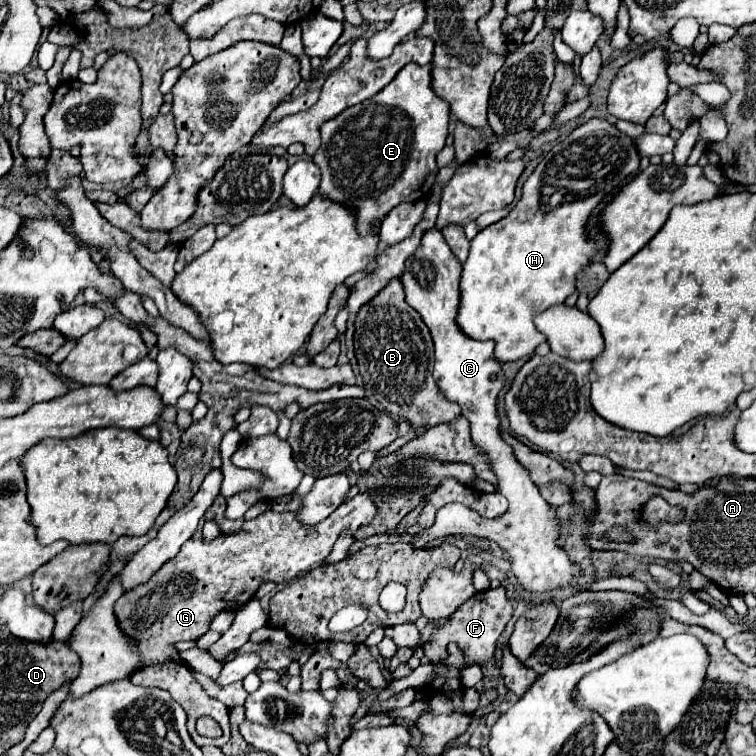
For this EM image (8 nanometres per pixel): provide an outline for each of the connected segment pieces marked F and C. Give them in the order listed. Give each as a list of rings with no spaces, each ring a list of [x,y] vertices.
[[[503,586],[495,588],[495,590],[477,592],[473,598],[469,598],[469,602],[465,602],[465,606],[461,606],[461,610],[457,610],[457,614],[453,614],[453,618],[449,618],[440,627],[433,628],[433,632],[436,632],[437,636],[433,642],[425,644],[423,650],[433,662],[447,657],[448,641],[457,642],[461,646],[461,650],[465,650],[465,654],[469,654],[469,662],[483,664],[493,658],[497,640],[499,640],[501,632],[505,630],[507,622],[511,620],[511,616],[513,616],[513,604],[509,602]]]
[[[433,228],[423,234],[419,248],[405,262],[401,284],[405,290],[407,304],[421,314],[435,342],[433,378],[449,400],[459,402],[461,414],[471,424],[471,440],[489,456],[493,472],[499,480],[499,494],[507,498],[509,508],[503,516],[495,520],[485,520],[473,510],[463,510],[463,506],[457,502],[445,504],[437,512],[437,520],[431,530],[435,532],[435,538],[451,534],[471,534],[497,542],[509,554],[513,574],[523,584],[523,588],[533,594],[549,594],[559,586],[567,586],[579,574],[579,566],[573,564],[569,556],[555,544],[555,540],[559,538],[559,520],[555,518],[553,508],[543,500],[537,486],[531,482],[527,470],[513,458],[513,450],[499,436],[499,418],[495,402],[497,394],[505,384],[503,370],[501,364],[493,358],[493,342],[477,342],[465,338],[465,334],[461,334],[455,322],[459,306],[459,278],[461,262],[449,250],[443,234]]]

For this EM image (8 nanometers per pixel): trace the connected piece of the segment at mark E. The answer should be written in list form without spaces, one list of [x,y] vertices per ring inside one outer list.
[[[405,66],[399,70],[397,78],[369,102],[361,102],[343,110],[335,118],[321,124],[321,146],[313,154],[313,162],[321,170],[319,196],[329,198],[331,202],[349,206],[355,212],[357,232],[361,236],[375,232],[379,234],[381,220],[401,202],[419,202],[429,196],[429,190],[437,176],[435,156],[445,146],[449,134],[449,104],[431,90],[431,66]]]

